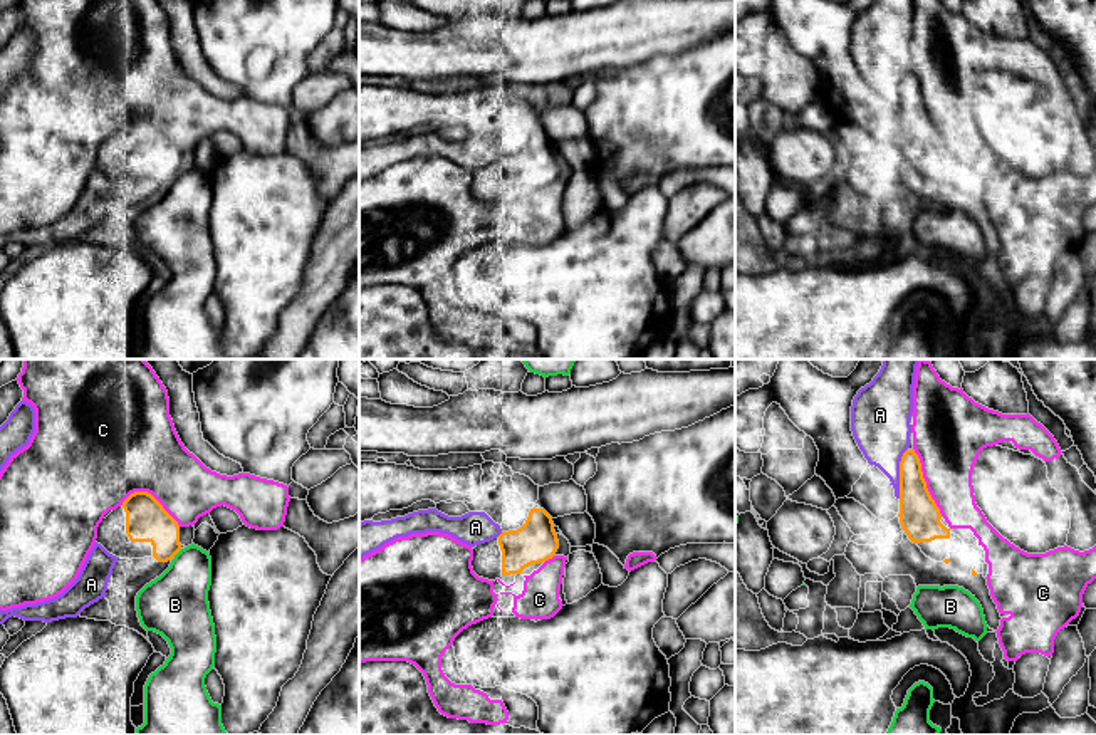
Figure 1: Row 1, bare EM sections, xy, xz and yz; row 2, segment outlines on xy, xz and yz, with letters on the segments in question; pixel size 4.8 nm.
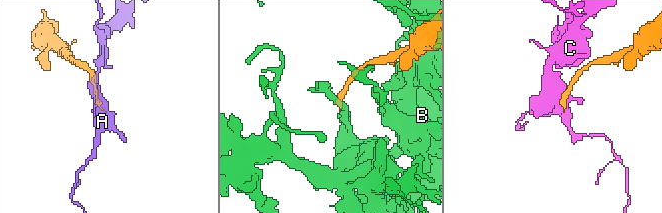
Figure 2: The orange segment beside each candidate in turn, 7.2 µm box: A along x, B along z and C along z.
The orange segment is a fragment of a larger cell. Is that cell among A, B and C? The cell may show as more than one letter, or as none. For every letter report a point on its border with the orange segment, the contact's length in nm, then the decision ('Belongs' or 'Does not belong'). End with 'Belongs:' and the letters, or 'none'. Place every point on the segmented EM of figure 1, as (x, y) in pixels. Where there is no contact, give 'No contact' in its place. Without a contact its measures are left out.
A: Touches orange at yz (900, 474). Shared border 240 nm. Does not belong
B: Touches orange at xy (177, 552). Shared border 60 nm. Does not belong
C: Touches orange at yz (925, 482). Shared border 360 nm. Does not belong
Belongs: none

